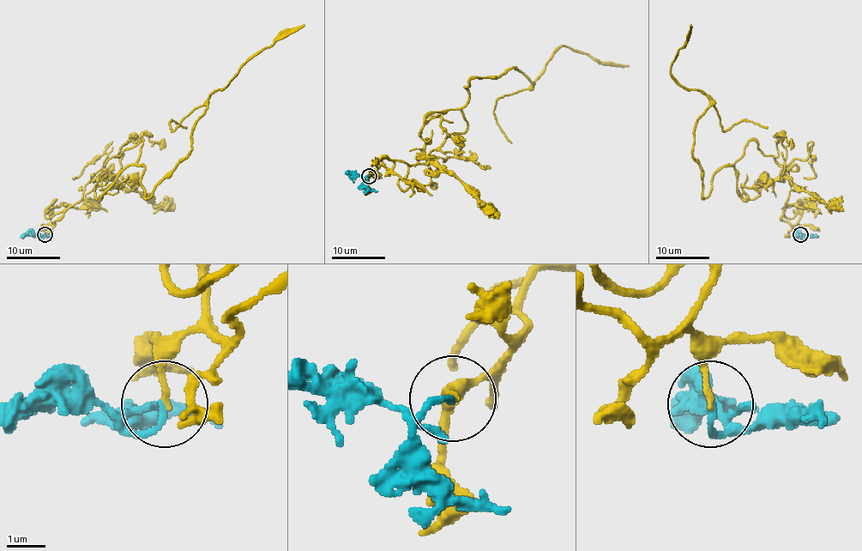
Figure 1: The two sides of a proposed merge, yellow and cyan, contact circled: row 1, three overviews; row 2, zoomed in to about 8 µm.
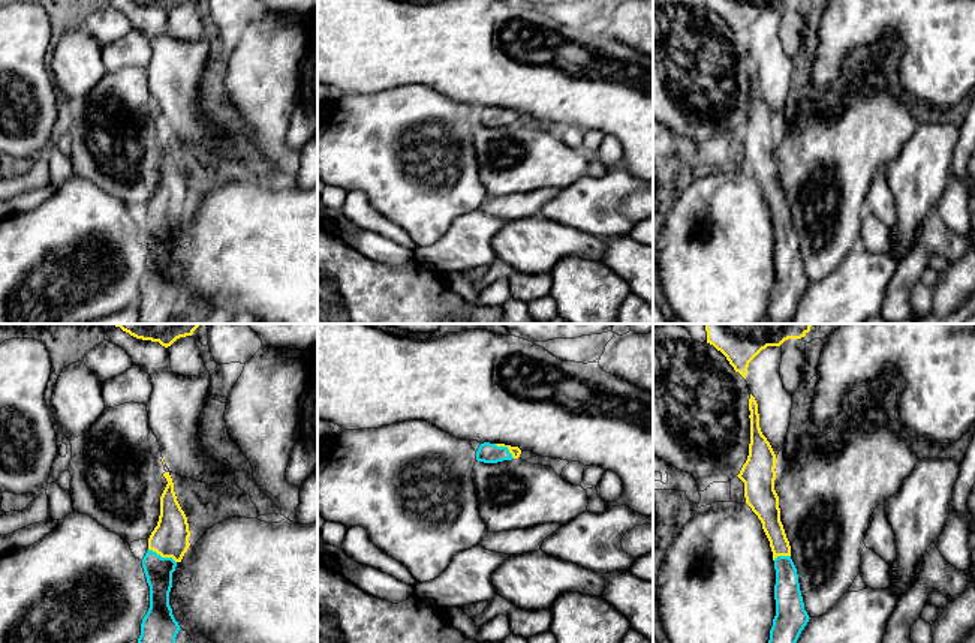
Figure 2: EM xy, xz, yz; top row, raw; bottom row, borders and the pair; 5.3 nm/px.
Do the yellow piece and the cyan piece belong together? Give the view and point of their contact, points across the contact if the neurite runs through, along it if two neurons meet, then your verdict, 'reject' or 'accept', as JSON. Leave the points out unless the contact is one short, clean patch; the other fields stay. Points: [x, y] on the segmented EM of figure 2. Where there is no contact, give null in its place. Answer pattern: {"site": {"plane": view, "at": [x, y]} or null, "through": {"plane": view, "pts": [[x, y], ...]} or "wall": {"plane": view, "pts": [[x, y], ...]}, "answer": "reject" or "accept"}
{"site": {"plane": "xy", "at": [162, 556]}, "through": {"plane": "xy", "pts": [[169, 538], [162, 556], [158, 570]]}, "answer": "accept"}

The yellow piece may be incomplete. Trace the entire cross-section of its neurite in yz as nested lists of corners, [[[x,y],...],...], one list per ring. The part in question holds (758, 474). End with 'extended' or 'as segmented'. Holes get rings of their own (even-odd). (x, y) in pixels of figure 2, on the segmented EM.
[[[752,394],[749,411],[749,456],[737,477],[744,483],[746,504],[761,520],[773,552],[776,616],[768,643],[797,643],[810,618],[804,610],[797,568],[791,559],[791,546],[780,522],[779,496],[774,490],[777,459],[761,432],[758,403]]]; extended

